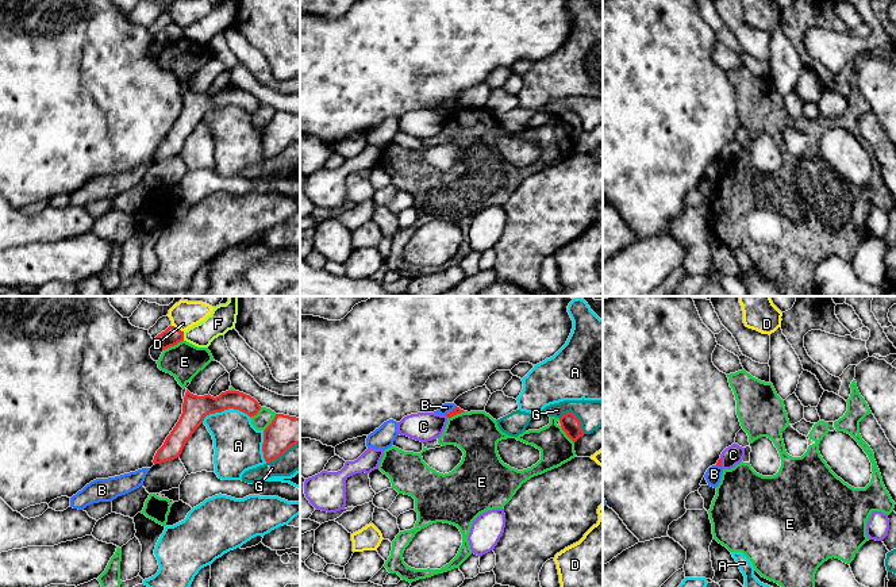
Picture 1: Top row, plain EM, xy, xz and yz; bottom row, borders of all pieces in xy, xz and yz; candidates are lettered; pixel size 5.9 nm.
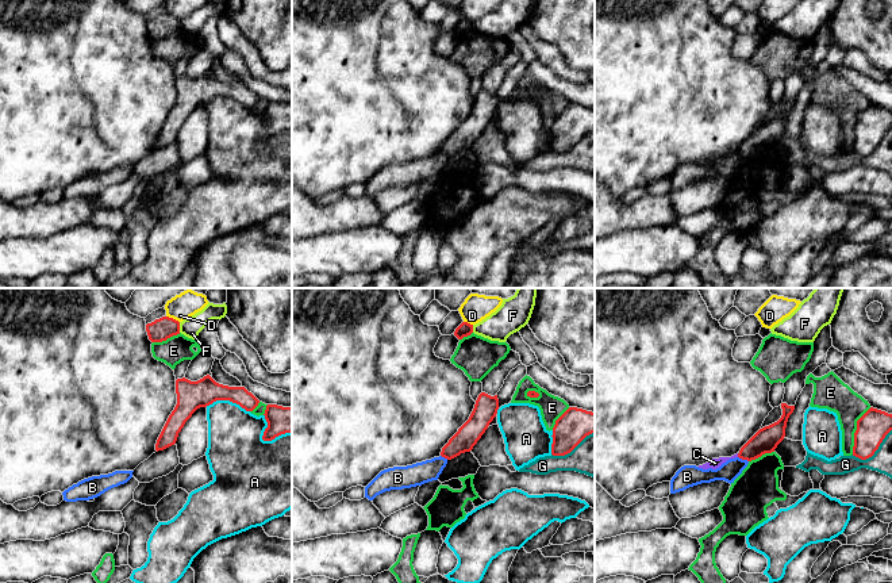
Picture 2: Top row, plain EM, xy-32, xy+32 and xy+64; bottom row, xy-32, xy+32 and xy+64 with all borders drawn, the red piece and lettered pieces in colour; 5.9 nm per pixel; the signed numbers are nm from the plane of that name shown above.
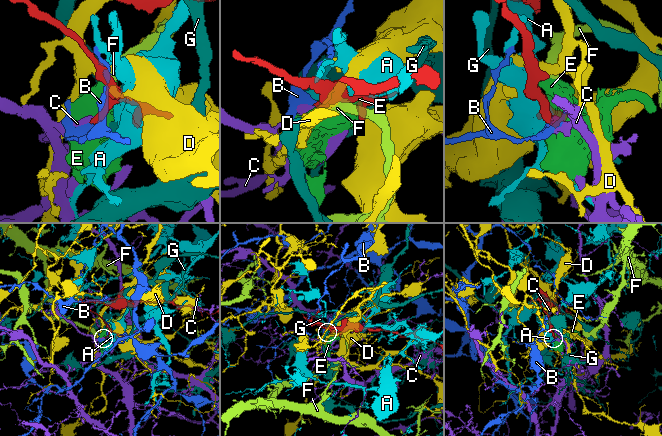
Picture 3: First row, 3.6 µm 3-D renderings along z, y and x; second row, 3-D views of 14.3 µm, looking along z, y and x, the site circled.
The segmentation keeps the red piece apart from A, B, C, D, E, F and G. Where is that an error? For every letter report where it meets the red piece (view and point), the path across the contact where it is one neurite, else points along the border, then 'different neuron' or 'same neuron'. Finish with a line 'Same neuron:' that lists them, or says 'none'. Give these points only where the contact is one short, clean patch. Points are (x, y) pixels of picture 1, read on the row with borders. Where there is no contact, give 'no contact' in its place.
A: xy (225, 409) | different neuron
B: xz (450, 411) | along xz (456, 406), (445, 414) | different neuron
C: yz (720, 461) | along yz (720, 457), (722, 465) | different neuron
D: xy (177, 329) | different neuron
E: xy (173, 345) | different neuron
F: xy (183, 336) | along xy (183, 332), (184, 340) | different neuron
G: xz (576, 417) | different neuron
Same neuron: none

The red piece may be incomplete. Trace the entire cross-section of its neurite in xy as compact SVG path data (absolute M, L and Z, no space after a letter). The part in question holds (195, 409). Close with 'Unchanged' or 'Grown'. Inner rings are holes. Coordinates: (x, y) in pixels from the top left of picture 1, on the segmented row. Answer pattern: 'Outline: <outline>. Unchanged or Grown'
Outline: M186 390L182 414L164 445L157 450L153 460L154 465L180 457L186 441L203 423L204 418L228 408L239 410L249 417L254 417L261 410L261 406L254 398L239 391L226 391L214 398L209 394L197 396Z. Unchanged

